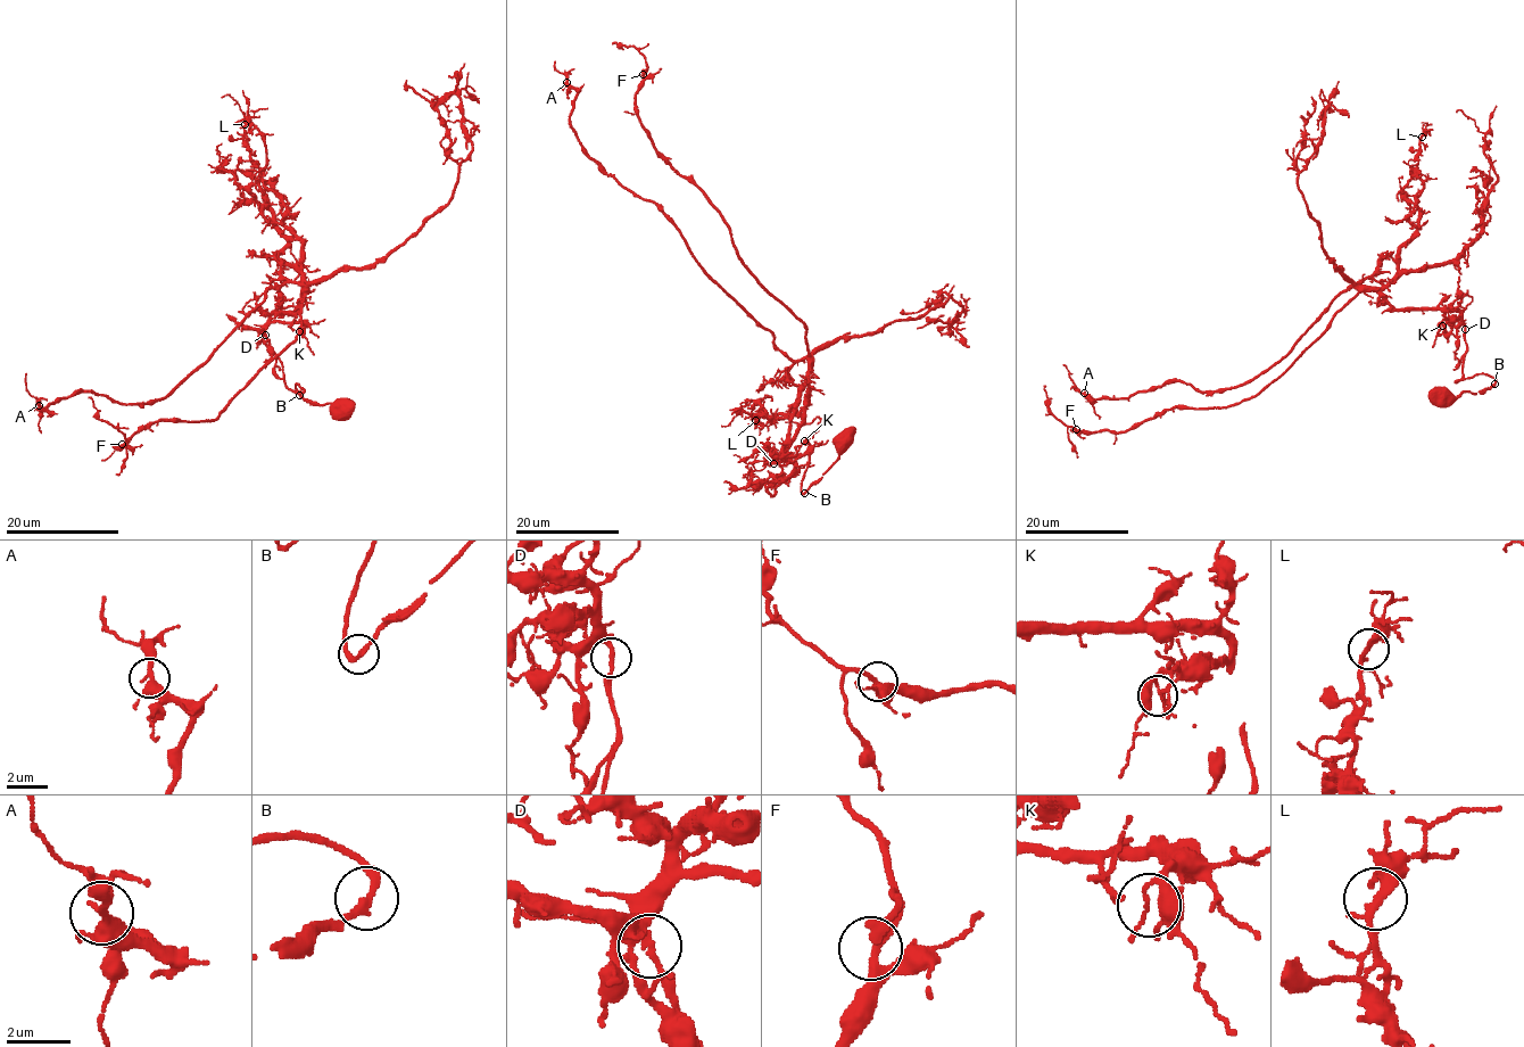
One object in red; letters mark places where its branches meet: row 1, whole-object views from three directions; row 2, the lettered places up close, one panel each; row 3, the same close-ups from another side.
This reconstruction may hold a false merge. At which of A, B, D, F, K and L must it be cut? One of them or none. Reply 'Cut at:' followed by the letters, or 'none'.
Cut at: none

